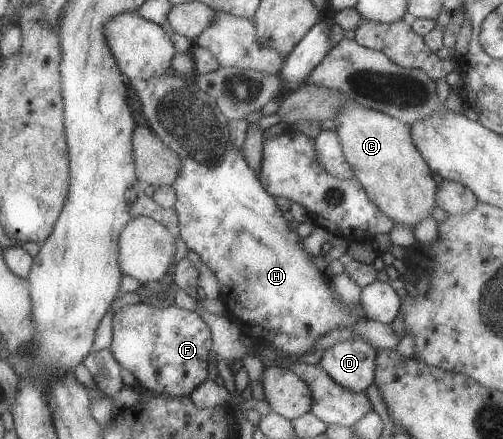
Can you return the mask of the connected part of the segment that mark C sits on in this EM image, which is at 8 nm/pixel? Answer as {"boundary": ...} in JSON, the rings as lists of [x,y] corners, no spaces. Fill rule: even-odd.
{"boundary":[[[356,101],[341,105],[337,117],[337,137],[343,145],[345,161],[353,167],[355,179],[361,182],[369,199],[381,213],[389,216],[393,223],[401,223],[415,229],[415,225],[431,217],[437,207],[439,189],[433,171],[412,142],[409,124],[393,119],[389,115],[367,109]]]}

